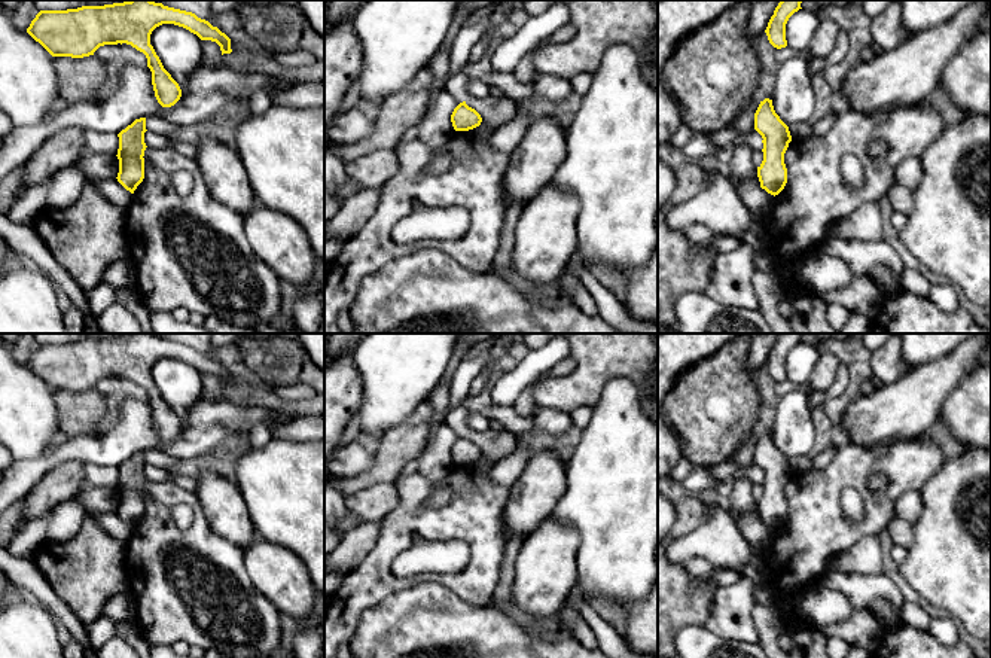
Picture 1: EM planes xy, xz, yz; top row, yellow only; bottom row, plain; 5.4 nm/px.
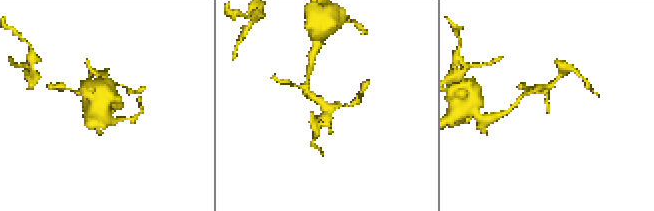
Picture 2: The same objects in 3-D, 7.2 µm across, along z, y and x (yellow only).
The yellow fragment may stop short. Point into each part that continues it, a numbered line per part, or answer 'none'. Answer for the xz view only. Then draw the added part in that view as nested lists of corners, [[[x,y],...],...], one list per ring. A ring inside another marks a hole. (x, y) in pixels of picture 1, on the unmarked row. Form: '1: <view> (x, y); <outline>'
none

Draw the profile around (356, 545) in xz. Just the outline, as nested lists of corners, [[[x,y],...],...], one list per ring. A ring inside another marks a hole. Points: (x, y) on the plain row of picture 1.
[[[385,518],[362,523],[348,531],[341,543],[330,554],[324,555],[324,561],[345,573],[356,569],[376,545],[384,521]]]

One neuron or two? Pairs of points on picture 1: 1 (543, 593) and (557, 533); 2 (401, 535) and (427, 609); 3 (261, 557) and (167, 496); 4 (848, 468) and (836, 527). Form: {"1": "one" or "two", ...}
{"1": "one", "2": "two", "3": "two", "4": "one"}

